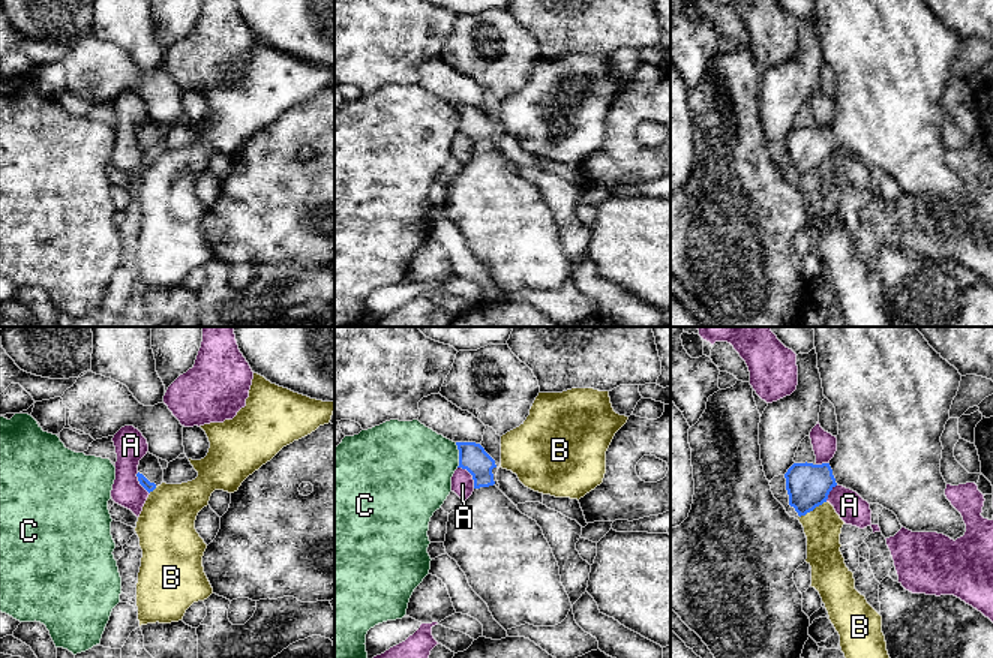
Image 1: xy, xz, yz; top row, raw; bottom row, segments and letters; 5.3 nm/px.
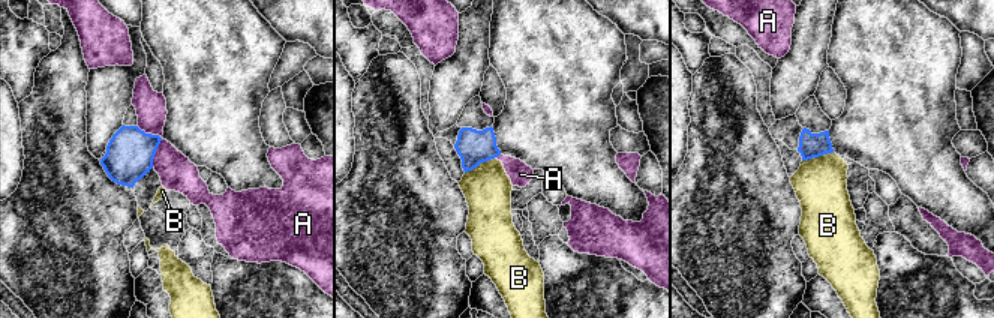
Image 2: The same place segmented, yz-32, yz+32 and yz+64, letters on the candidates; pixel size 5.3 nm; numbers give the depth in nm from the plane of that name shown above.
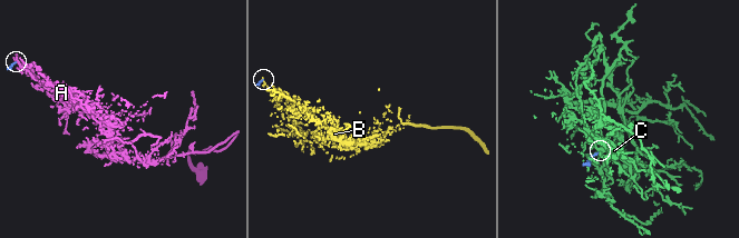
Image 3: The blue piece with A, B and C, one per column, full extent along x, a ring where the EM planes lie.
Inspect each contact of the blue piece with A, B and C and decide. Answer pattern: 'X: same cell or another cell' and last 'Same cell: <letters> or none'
A: another cell
B: another cell
C: another cell
Same cell: none

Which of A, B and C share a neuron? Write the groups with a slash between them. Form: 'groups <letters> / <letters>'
groups A / B / C

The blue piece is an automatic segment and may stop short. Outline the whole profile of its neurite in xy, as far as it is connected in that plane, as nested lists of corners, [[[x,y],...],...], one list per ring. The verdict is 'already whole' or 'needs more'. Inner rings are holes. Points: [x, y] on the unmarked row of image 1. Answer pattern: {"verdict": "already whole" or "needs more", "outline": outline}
{"verdict": "needs more", "outline": [[[147,115],[138,129],[138,145],[150,157],[164,145],[164,133],[159,123]]]}

